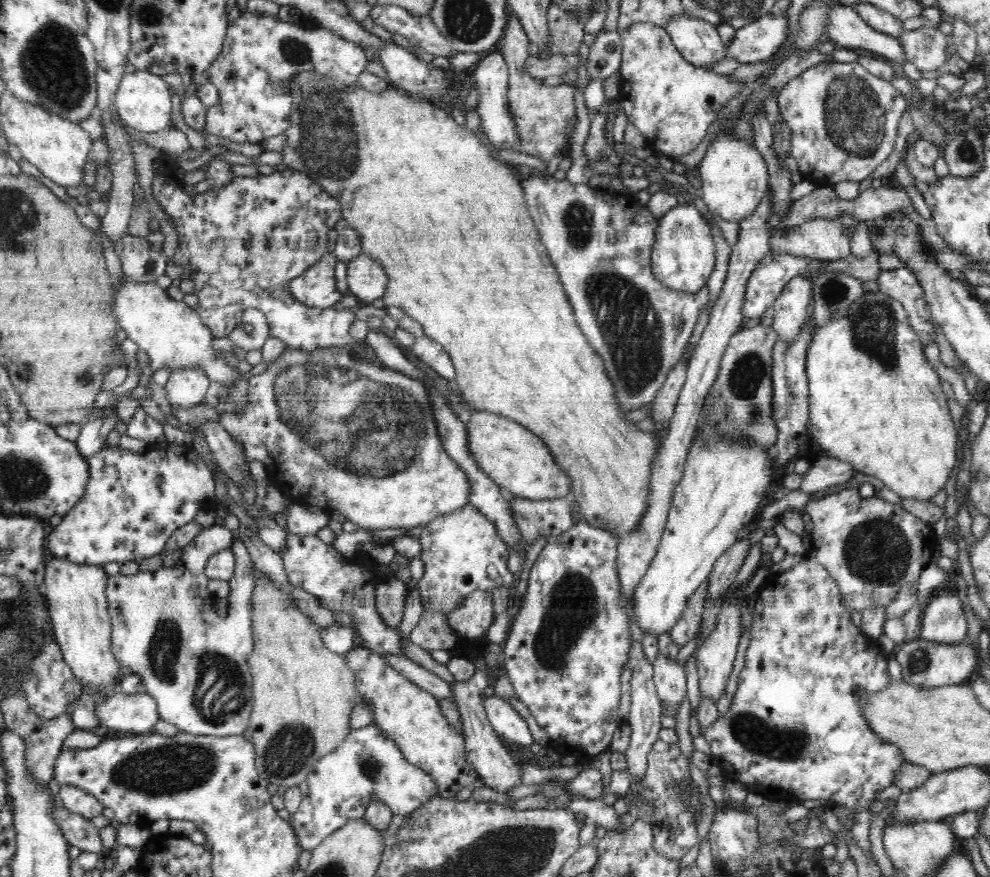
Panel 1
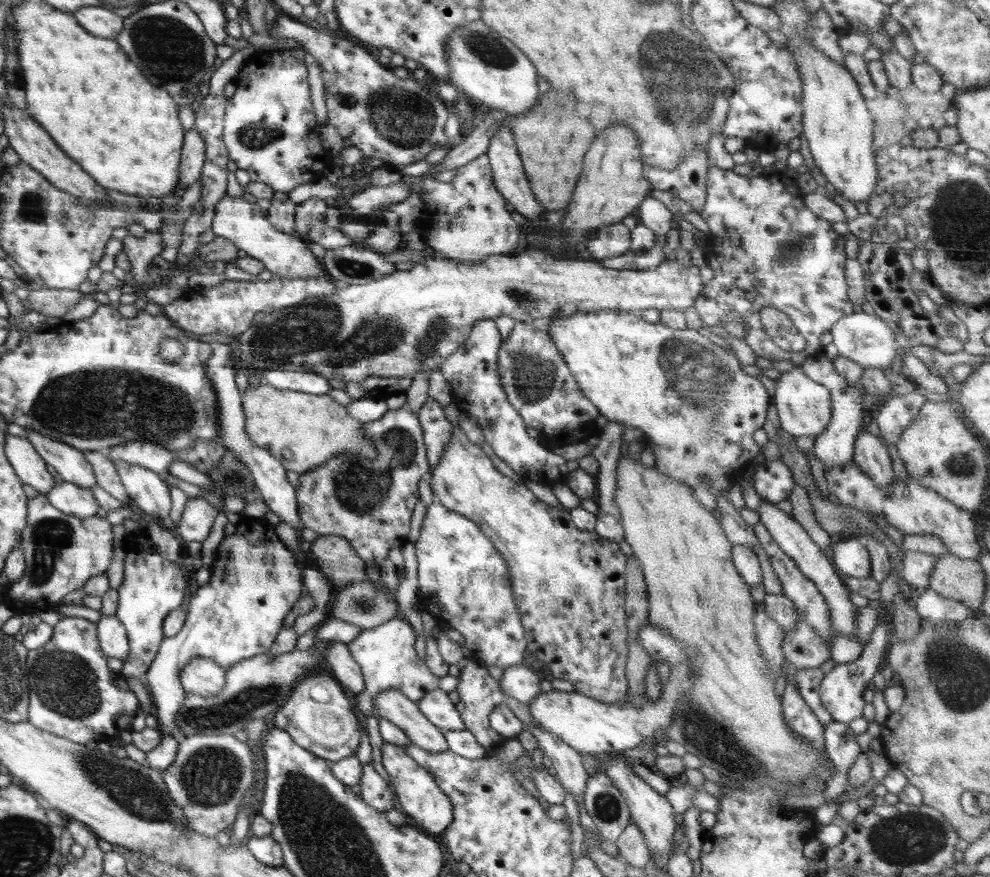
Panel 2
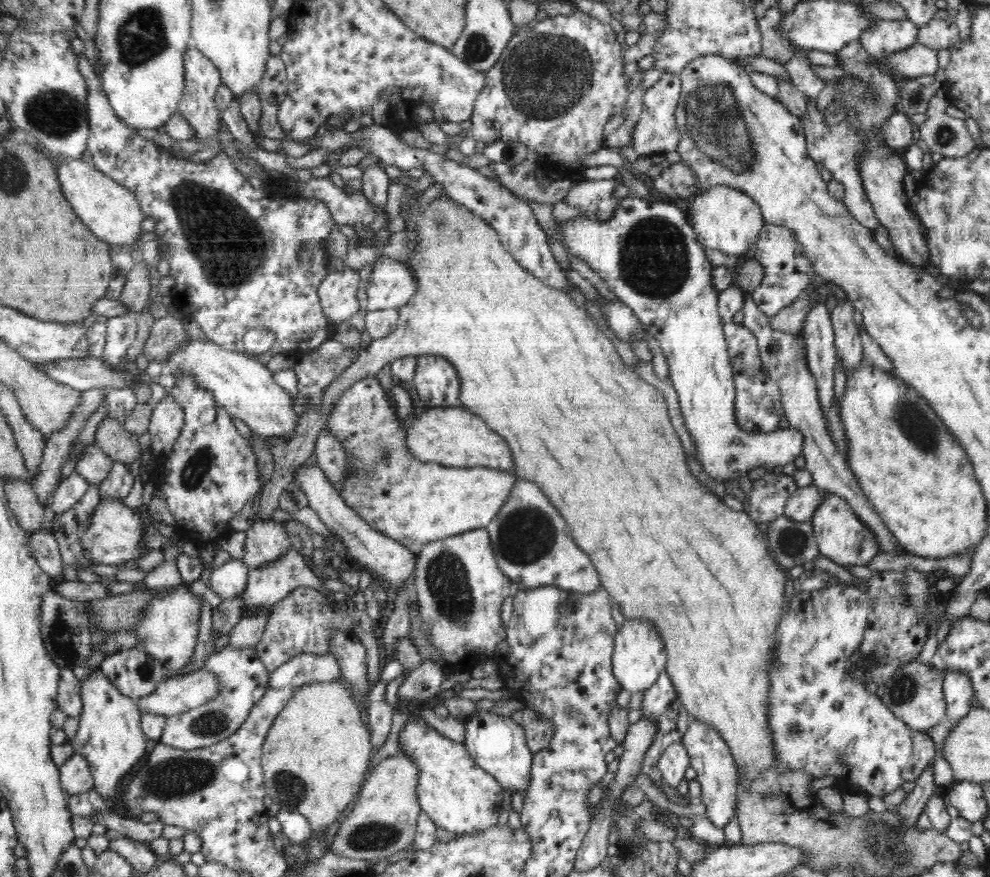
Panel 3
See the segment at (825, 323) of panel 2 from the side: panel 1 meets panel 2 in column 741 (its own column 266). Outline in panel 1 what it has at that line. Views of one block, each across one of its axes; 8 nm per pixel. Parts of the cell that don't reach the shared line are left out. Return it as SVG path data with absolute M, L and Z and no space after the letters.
M164 157L157 159L153 168L153 195L178 233L179 248L171 263L194 273L193 294L198 296L198 305L194 310L214 339L230 336L232 330L243 321L244 311L254 307L264 312L272 336L280 339L285 348L306 351L320 348L350 349L354 357L370 363L380 363L377 354L368 347L366 341L356 342L352 339L350 328L355 319L354 312L348 308L337 311L314 310L298 302L290 290L290 282L323 258L328 246L328 232L335 229L336 223L342 218L340 201L327 194L310 176L290 168L259 177L234 176L232 182L219 190L210 188L200 195L185 192L184 185L172 175L172 172L178 171L180 169L174 160Z

